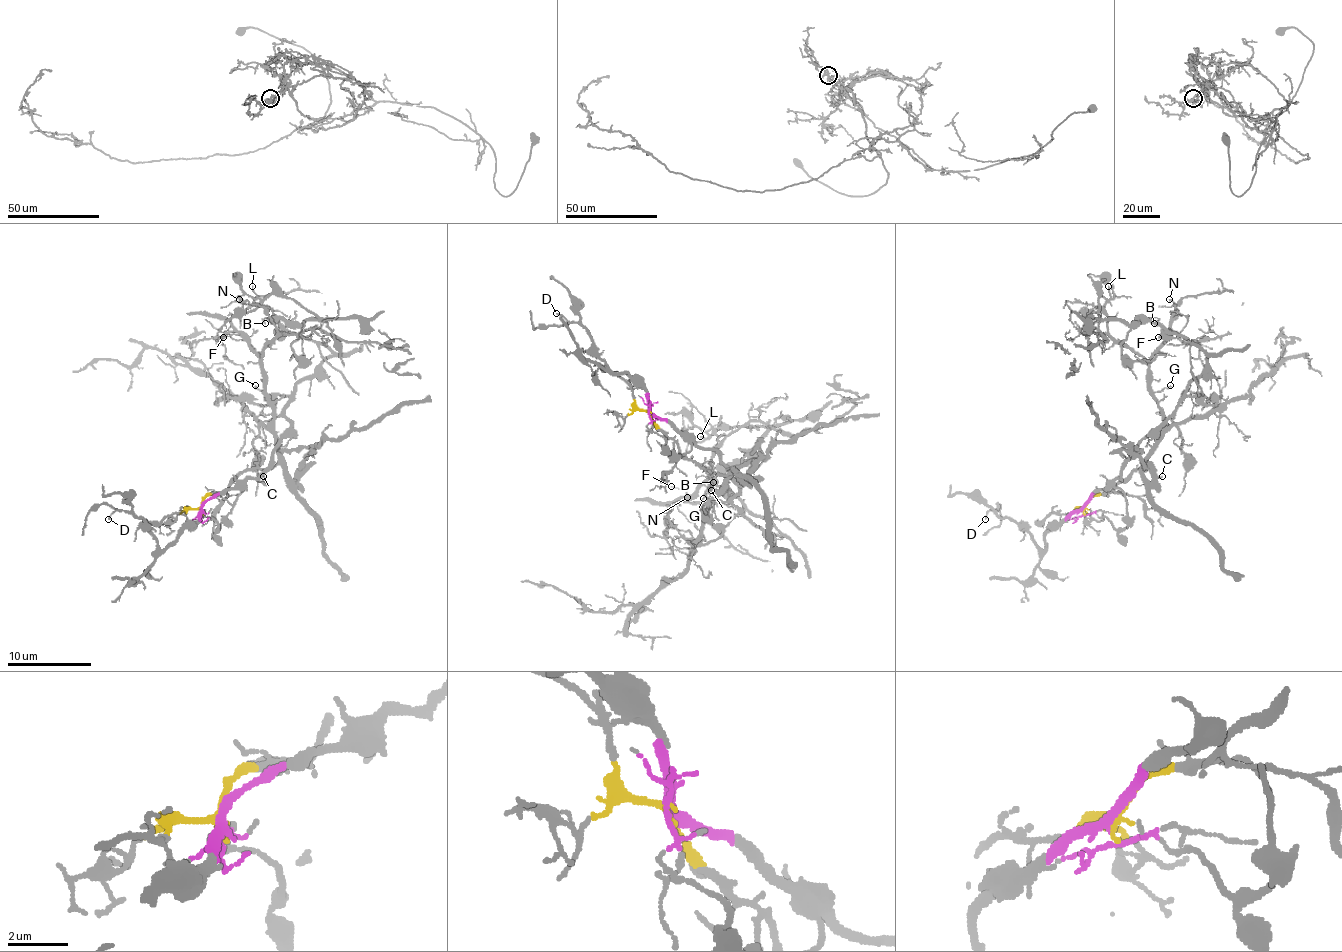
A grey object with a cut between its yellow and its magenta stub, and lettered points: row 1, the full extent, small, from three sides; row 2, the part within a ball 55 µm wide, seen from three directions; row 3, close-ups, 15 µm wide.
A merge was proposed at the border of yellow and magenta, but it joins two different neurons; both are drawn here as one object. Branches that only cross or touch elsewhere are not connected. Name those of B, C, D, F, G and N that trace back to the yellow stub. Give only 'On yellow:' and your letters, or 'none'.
On yellow: C, F, G, N

